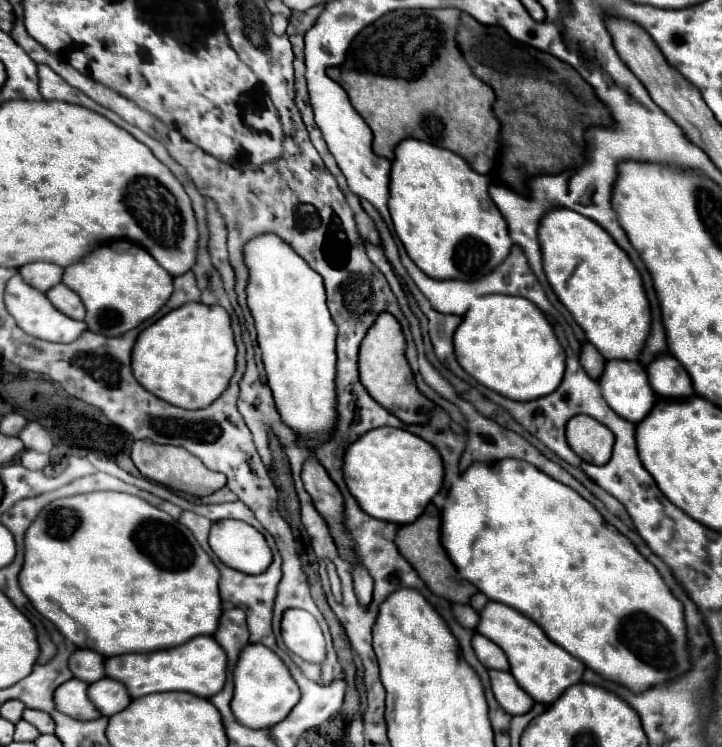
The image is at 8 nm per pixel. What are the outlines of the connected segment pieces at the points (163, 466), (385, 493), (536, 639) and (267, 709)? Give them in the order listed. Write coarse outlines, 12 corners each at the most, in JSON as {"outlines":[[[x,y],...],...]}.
{"outlines":[[[134,441],[138,471],[196,497],[226,485],[182,447]],[[404,429],[352,443],[344,479],[382,521],[414,523],[442,489],[440,453]],[[490,601],[476,631],[508,655],[536,703],[554,703],[586,669],[534,621]],[[264,645],[240,653],[234,717],[274,727],[300,701],[282,659]]]}

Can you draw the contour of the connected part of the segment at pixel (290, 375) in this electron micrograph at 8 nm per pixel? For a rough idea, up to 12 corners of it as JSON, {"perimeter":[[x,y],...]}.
{"perimeter":[[276,235],[246,247],[248,307],[282,421],[338,421],[322,277]]}

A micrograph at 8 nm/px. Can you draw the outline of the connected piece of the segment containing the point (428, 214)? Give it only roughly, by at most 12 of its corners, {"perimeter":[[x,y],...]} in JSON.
{"perimeter":[[404,139],[390,215],[432,279],[476,281],[510,253],[490,179]]}

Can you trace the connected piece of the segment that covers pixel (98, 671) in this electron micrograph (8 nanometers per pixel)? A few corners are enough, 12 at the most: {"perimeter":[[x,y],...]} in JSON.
{"perimeter":[[78,649],[70,671],[84,683],[106,677],[100,653]]}

